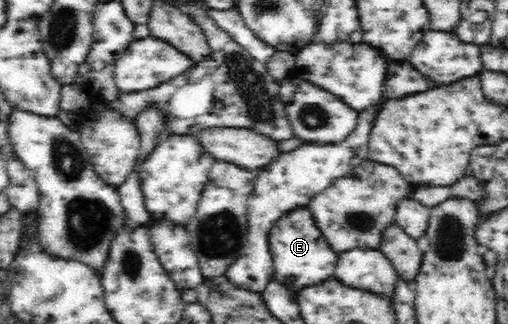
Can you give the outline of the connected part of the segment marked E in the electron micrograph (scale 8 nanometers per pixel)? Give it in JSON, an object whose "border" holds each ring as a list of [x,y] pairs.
{"border":[[[301,207],[300,212],[290,212],[290,216],[282,216],[276,224],[278,228],[270,230],[270,252],[274,256],[274,268],[278,282],[292,290],[302,290],[312,284],[320,284],[334,274],[334,266],[338,262],[338,253],[326,244],[327,240],[316,226],[311,212]]]}

